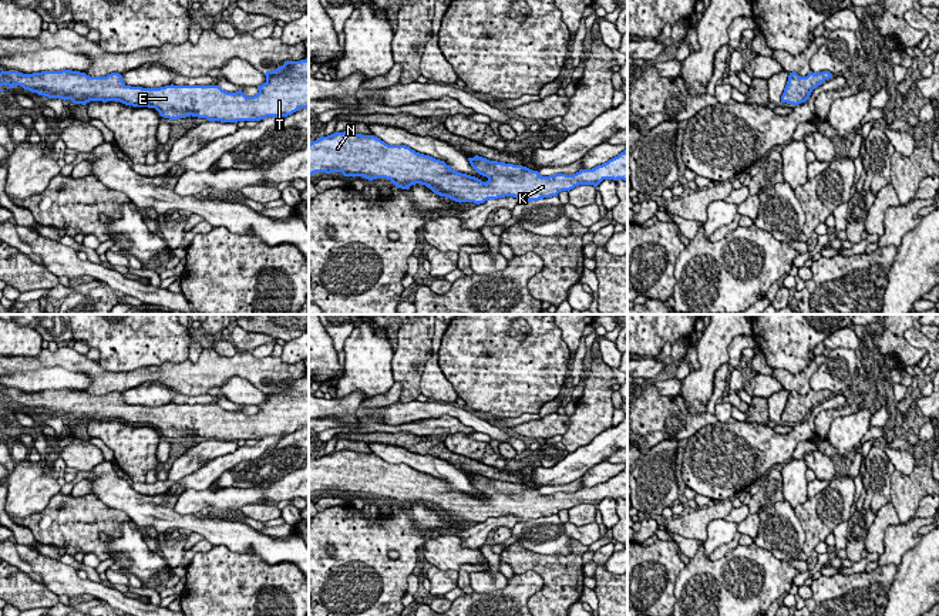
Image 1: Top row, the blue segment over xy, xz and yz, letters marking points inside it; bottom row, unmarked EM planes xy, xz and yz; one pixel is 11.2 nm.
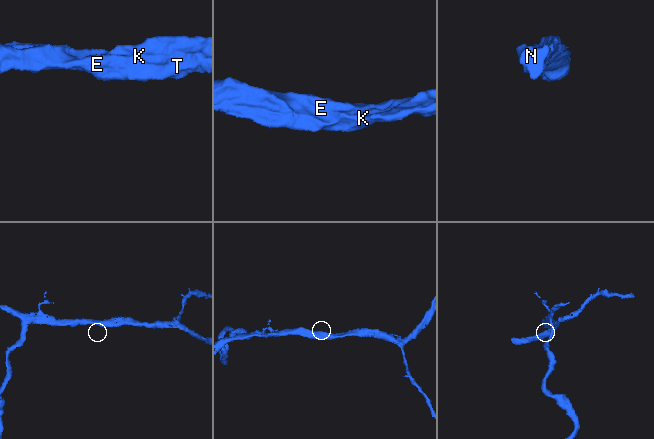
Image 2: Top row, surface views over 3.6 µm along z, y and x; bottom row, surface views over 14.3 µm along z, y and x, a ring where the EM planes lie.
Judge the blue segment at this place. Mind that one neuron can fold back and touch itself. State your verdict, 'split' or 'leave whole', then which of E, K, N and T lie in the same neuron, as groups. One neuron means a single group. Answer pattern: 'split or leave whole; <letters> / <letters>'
leave whole; E K N T

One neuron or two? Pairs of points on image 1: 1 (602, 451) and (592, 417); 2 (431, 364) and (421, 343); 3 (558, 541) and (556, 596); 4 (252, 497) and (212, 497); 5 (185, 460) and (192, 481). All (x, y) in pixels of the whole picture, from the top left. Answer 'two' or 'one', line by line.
1: two
2: two
3: two
4: one
5: two

